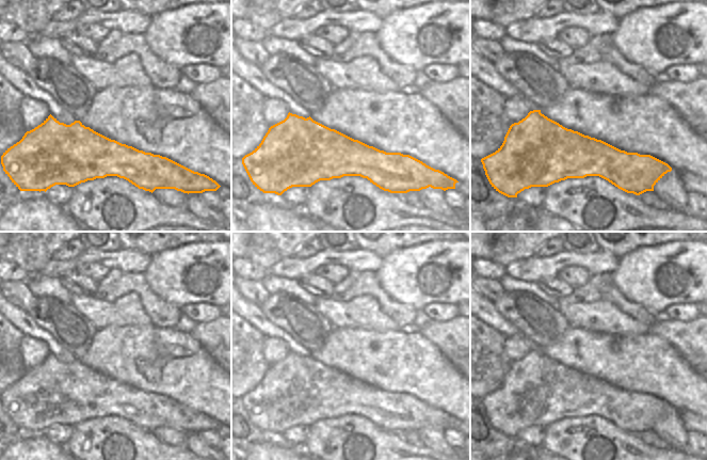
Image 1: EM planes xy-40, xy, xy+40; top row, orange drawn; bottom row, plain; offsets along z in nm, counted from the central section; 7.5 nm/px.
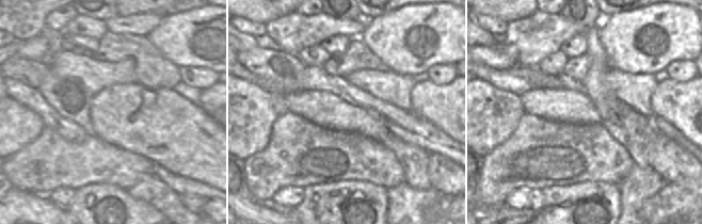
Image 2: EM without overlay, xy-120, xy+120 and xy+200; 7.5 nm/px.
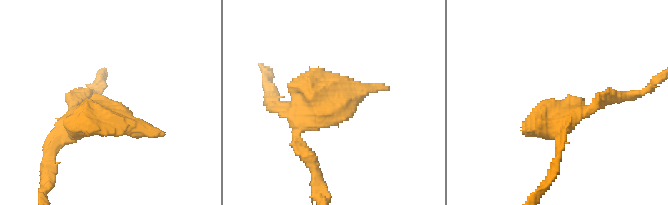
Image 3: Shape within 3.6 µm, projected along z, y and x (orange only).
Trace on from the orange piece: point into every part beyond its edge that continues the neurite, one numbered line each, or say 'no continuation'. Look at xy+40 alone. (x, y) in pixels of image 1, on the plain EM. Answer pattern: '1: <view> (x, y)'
no continuation

